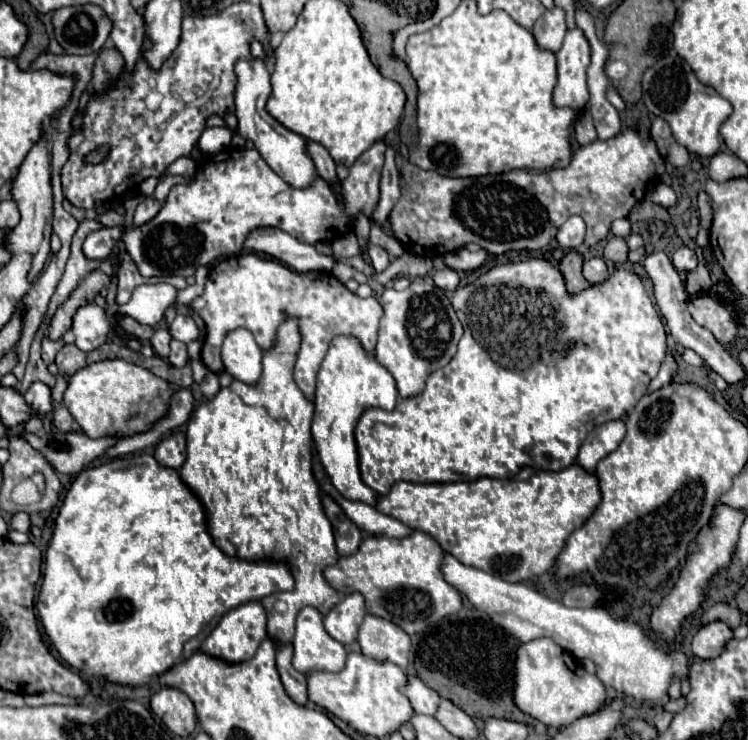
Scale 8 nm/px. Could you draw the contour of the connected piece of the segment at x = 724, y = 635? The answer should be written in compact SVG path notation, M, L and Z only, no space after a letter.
M714 621L708 625L702 625L698 629L698 633L694 635L692 641L692 651L696 657L700 659L712 659L718 657L724 651L724 645L732 639L732 629L722 623L722 621Z

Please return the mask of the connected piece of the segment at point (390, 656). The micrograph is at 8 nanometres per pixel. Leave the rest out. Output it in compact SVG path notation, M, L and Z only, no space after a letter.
M366 613L360 631L358 643L362 653L380 661L392 661L398 667L408 667L408 653L410 653L410 635L404 633L392 621L384 621L382 617L372 617Z

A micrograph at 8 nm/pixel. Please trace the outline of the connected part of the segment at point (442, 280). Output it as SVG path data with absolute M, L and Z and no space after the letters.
M434 257L434 283L444 291L454 291L460 283L458 273L450 269L442 257Z

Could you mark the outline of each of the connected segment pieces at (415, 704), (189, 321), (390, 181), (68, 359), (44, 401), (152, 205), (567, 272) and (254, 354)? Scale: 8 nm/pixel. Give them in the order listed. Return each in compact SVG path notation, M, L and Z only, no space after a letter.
M406 673L406 685L402 687L402 693L410 699L414 711L426 715L434 715L436 705L440 703L440 695L426 687L418 675Z
M176 315L176 319L170 325L170 335L176 337L178 341L190 343L190 341L198 339L200 331L198 331L198 325L194 323L194 319L190 315Z
M390 145L386 149L386 163L382 169L382 181L380 181L380 201L378 209L372 215L372 223L382 225L388 221L388 213L392 211L394 203L400 199L400 173L396 167L396 149Z
M64 345L56 355L56 365L62 375L74 375L78 369L88 365L88 353L80 351L76 345Z
M42 381L32 383L30 389L24 393L24 399L26 399L26 403L28 403L34 411L38 411L38 413L42 413L42 415L46 415L46 413L52 411L50 387L48 387L46 383L42 383Z
M146 197L138 209L136 209L136 215L134 215L134 227L140 227L144 223L148 223L152 217L156 217L156 213L160 211L160 203L154 199L154 197Z
M568 251L566 257L560 261L560 269L566 277L570 293L578 293L578 291L590 287L590 283L582 275L582 267L584 267L584 257L578 251Z
M234 329L222 343L224 369L248 385L254 385L262 373L262 349L248 329Z

